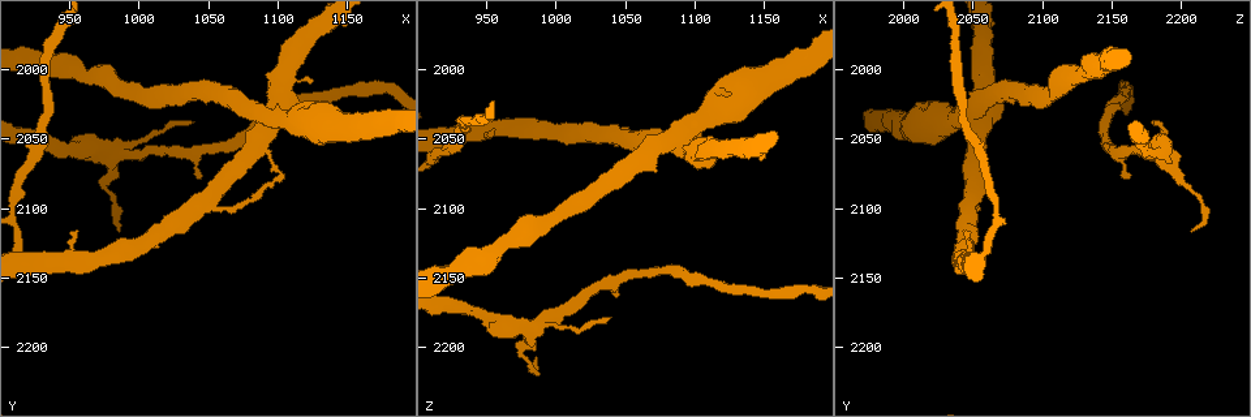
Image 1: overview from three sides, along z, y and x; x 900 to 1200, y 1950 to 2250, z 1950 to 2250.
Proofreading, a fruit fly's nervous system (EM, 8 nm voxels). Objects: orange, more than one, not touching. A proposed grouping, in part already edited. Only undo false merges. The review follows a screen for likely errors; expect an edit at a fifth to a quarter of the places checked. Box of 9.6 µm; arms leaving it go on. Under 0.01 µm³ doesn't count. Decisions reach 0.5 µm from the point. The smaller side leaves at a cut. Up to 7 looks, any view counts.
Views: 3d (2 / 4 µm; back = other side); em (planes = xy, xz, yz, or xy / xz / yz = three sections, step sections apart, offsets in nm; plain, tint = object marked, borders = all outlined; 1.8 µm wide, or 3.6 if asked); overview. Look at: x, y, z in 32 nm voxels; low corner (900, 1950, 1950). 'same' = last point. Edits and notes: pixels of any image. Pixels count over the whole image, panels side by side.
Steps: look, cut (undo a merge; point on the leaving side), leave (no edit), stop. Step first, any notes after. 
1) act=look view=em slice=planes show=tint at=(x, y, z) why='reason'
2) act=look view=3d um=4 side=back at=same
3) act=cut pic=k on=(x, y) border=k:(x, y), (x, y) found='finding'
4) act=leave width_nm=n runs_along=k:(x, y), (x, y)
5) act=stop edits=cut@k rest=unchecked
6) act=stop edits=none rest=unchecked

act=look view=3d um=4 at=(1128, 2040, 2006) why='thick turns thin'

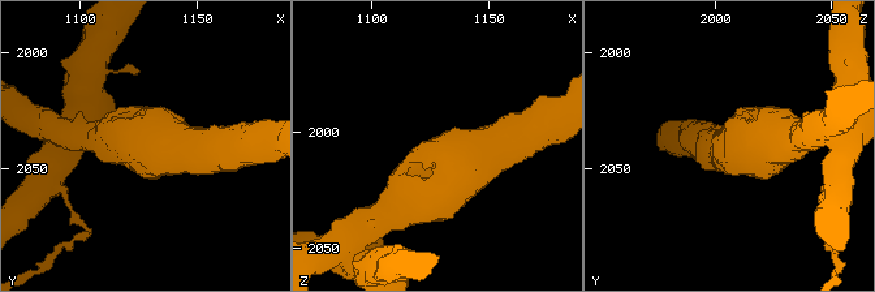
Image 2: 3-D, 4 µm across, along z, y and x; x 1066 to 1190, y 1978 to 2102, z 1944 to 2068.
act=look view=em slice=planes show=borders at=(1131, 2042, 2007) why='shape alone is not enough'

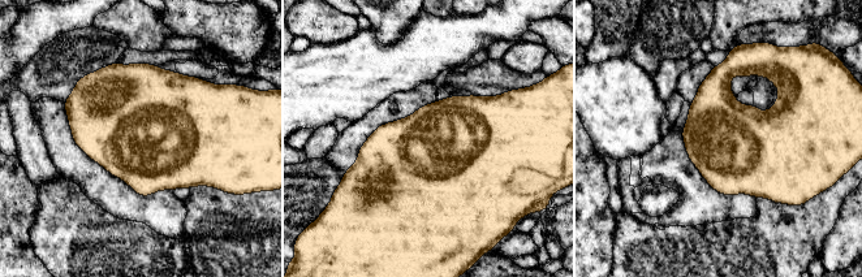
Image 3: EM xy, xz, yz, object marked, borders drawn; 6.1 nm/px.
act=leave found='all the same neuron'

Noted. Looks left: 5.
act=look view=3d um=4 at=(1046, 2094, 2046) why='calibre changes'

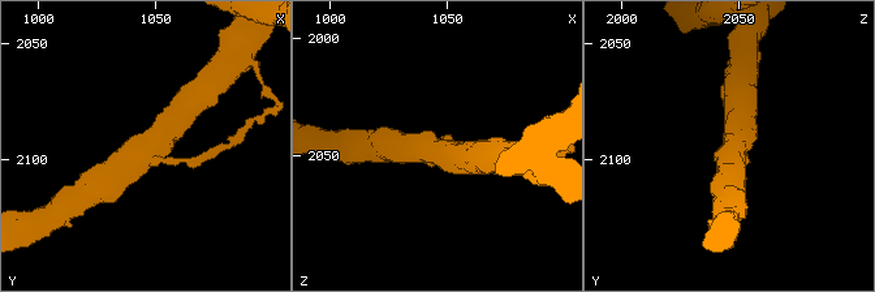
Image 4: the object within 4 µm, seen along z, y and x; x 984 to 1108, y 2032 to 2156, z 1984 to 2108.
act=look view=em slice=yz step=8 show=borders at=(1048, 2094, 2048) arms=3 why='need the tissue'

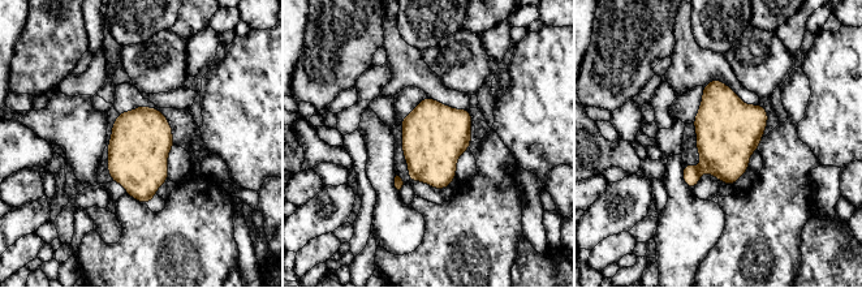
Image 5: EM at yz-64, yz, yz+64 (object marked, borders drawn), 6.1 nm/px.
act=leave found='continuous, no second neuron'

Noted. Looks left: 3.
act=look view=em slice=xy step=4 show=tint at=(978, 2060, 2188) why='arms run side by side'

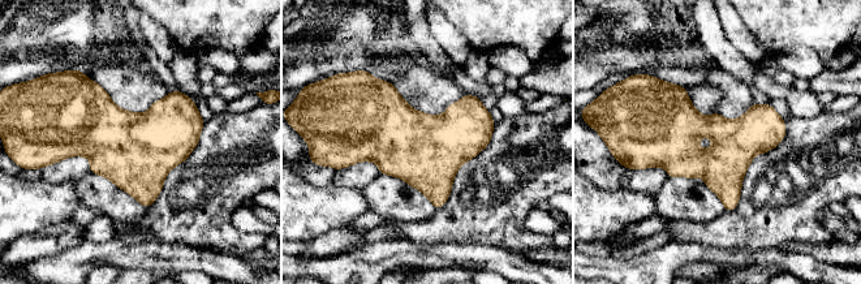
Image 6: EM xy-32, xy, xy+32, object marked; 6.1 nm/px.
act=look view=em slice=planes show=borders at=same why='another direction'

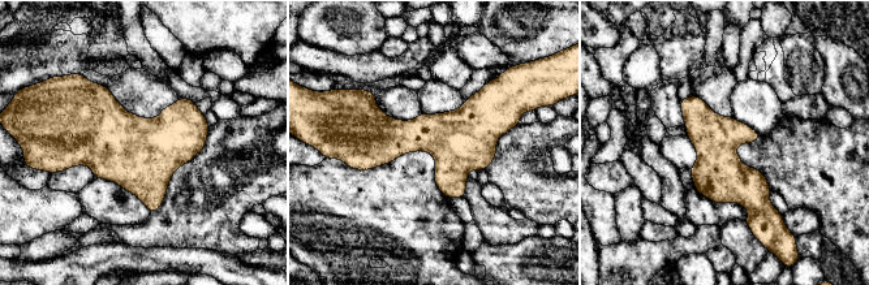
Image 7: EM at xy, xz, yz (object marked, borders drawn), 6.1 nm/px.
act=leave width_nm=300 runs_along=7:(684, 102), (753, 198), (753, 219) found='all the same neuron'

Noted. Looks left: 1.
act=stop edits=none rest=unchecked

